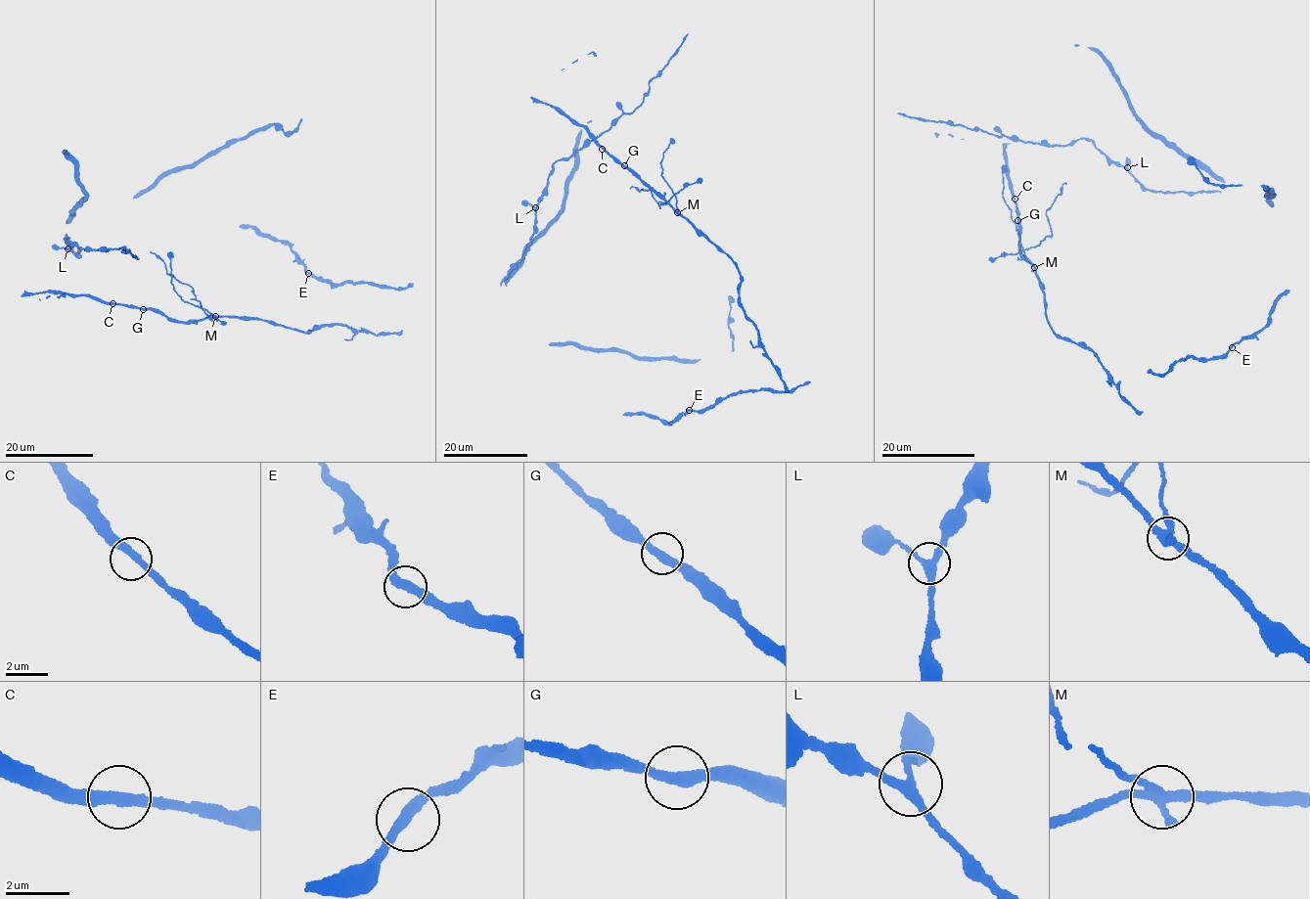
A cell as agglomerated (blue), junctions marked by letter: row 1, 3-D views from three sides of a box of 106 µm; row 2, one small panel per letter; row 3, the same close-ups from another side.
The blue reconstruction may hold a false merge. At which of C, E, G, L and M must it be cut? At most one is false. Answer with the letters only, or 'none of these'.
M

